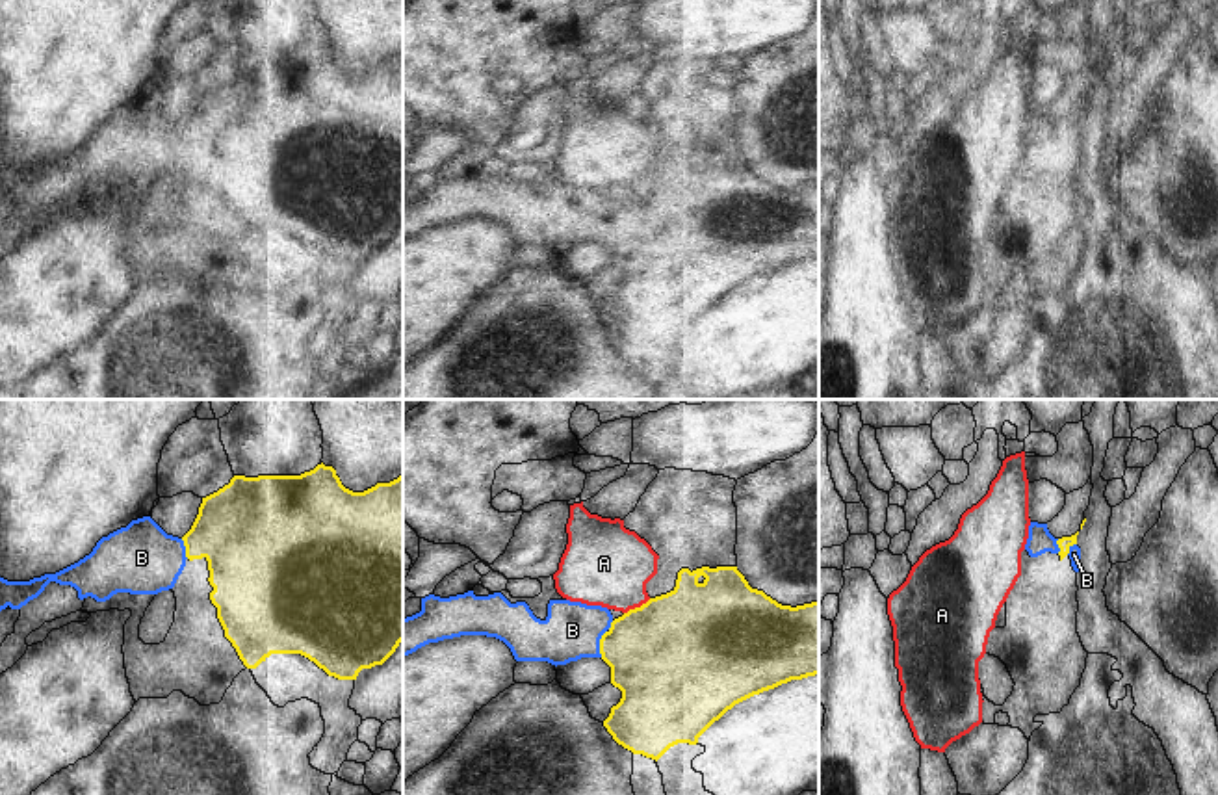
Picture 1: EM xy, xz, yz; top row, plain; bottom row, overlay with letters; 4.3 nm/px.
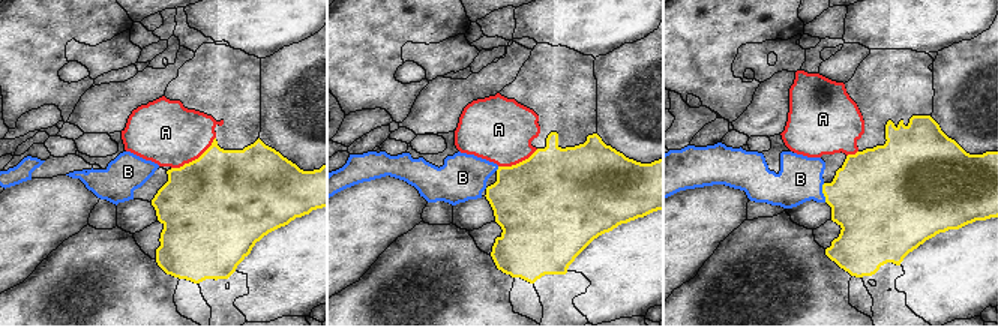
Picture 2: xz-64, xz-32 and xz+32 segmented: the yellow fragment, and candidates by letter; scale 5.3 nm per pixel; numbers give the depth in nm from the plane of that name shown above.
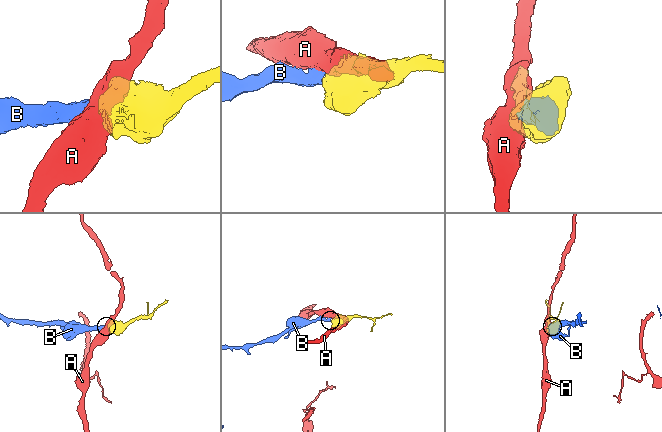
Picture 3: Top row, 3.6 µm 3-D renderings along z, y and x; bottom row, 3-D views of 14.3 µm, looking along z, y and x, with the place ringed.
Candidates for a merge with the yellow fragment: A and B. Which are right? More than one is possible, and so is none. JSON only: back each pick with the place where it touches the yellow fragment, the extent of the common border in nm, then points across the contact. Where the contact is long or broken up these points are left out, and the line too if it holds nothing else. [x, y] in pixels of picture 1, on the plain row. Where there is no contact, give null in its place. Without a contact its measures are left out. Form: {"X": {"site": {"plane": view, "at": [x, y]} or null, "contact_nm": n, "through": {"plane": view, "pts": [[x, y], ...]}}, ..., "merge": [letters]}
{"B": {"site": {"plane": "xz", "at": [600, 223]}, "contact_nm": 170, "through": {"plane": "xz", "pts": [[656, 236], [611, 231], [600, 223], [572, 214]]}}, "merge": ["B"]}

